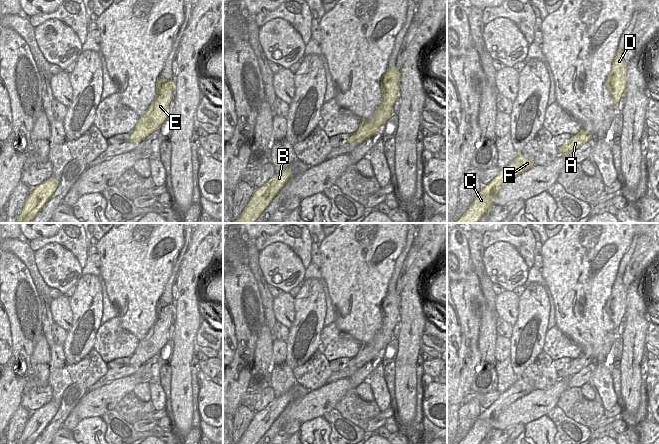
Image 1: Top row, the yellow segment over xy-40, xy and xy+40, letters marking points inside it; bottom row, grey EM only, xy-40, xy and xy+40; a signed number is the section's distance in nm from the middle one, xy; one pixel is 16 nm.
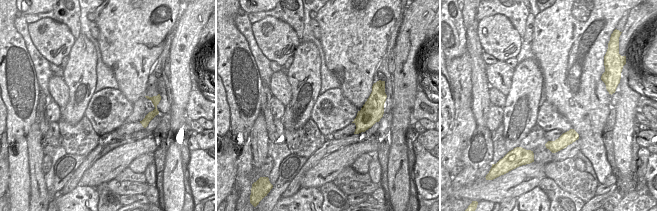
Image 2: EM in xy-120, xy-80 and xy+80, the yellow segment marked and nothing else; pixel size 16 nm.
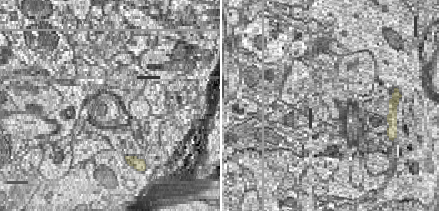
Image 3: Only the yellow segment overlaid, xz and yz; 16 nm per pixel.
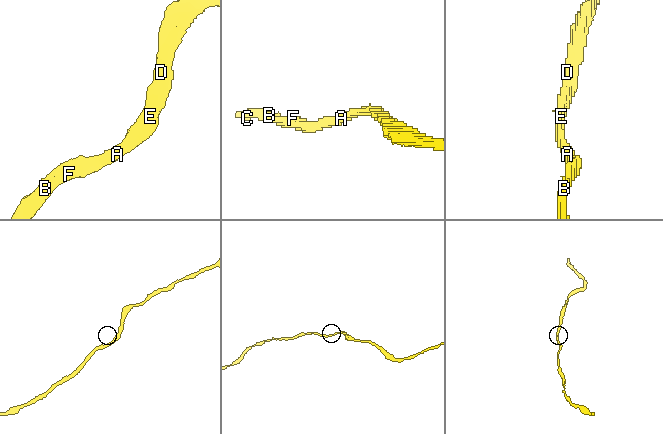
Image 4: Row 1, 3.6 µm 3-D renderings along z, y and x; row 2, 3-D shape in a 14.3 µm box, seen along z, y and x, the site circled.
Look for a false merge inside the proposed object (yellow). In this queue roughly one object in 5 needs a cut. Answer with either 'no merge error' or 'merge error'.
no merge error

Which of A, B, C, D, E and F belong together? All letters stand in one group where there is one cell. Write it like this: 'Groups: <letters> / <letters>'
Groups: A B C D E F.

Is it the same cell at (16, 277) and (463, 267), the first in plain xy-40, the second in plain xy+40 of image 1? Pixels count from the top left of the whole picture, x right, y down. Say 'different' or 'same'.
different

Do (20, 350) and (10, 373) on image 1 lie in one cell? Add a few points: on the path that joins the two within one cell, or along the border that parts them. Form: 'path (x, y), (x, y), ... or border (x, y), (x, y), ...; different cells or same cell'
border (12, 353), (15, 359), (16, 373), (26, 379); different cells

